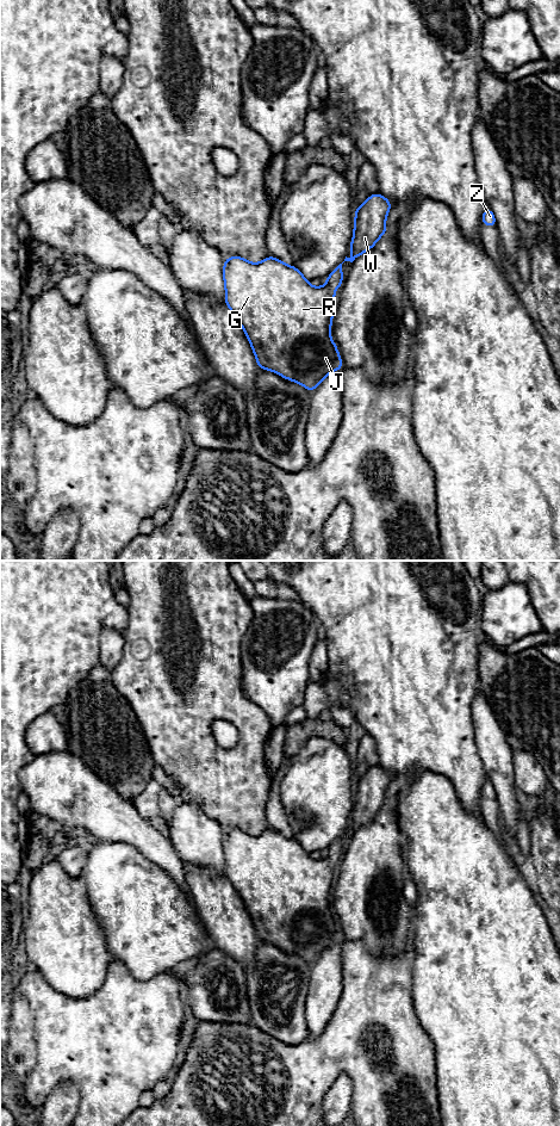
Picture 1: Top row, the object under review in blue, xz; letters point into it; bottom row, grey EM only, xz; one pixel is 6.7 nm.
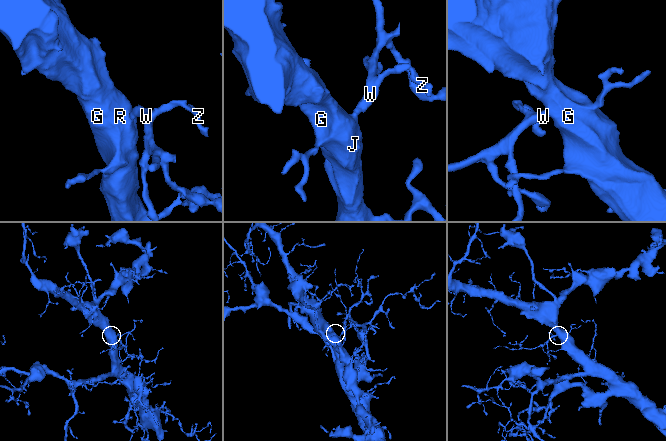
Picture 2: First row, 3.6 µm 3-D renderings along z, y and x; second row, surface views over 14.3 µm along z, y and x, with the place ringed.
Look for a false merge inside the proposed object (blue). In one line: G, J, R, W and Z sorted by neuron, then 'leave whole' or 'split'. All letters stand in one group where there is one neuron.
G J R W Z | leave whole

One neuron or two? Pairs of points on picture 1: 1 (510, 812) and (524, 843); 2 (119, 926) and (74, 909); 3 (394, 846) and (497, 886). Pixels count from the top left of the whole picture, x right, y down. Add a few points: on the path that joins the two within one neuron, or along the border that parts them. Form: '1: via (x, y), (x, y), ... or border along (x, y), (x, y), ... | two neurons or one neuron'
1: border along (520, 810), (515, 836) | two neurons
2: border along (86, 890), (88, 903), (103, 929), (106, 942) | two neurons
3: border along (398, 823), (405, 836), (405, 862), (410, 876) | two neurons

